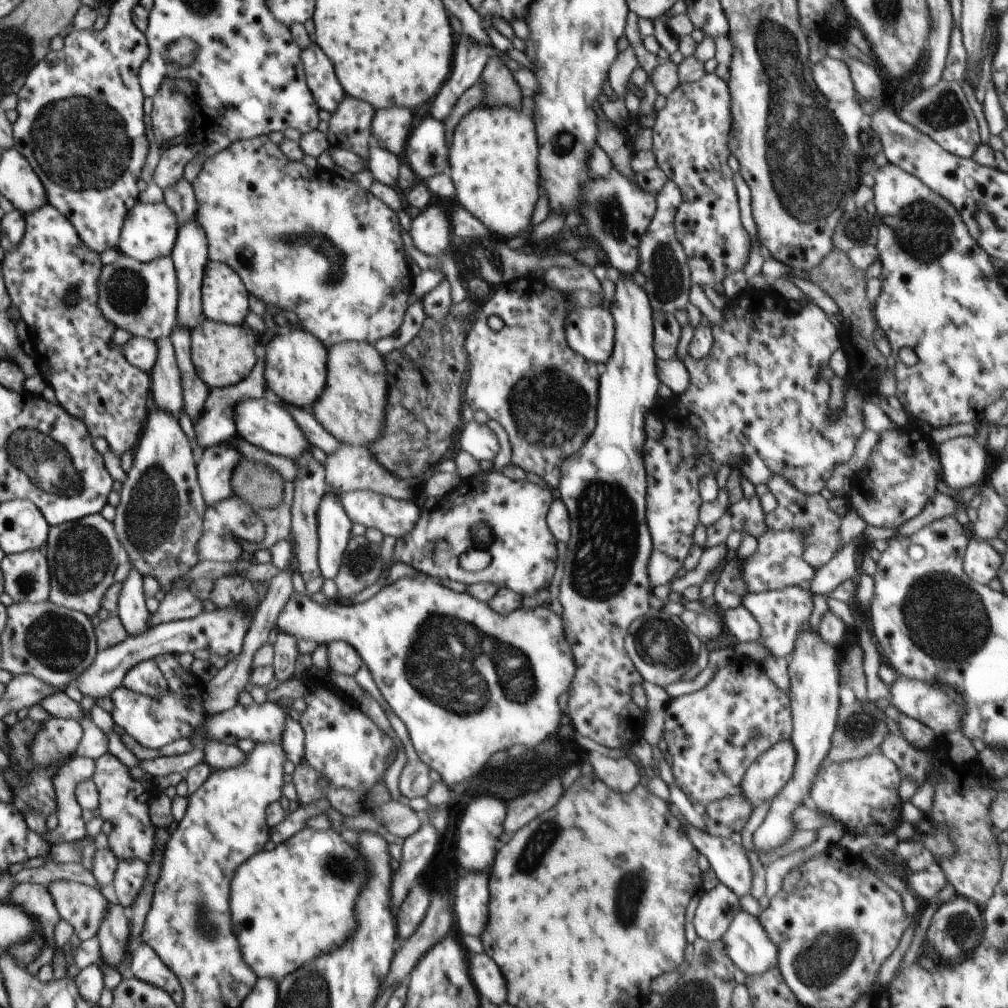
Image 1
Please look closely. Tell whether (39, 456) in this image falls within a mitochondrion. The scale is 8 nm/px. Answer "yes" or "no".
yes

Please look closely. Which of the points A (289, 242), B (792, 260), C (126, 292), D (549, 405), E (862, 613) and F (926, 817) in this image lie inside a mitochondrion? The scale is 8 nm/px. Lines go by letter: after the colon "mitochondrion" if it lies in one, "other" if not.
A: mitochondrion
B: other
C: mitochondrion
D: mitochondrion
E: other
F: other

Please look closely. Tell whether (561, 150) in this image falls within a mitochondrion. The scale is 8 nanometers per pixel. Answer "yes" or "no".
no

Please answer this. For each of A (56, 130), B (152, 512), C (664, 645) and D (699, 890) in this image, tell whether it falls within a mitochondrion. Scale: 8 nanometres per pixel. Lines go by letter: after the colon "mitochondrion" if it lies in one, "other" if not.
A: mitochondrion
B: mitochondrion
C: mitochondrion
D: other

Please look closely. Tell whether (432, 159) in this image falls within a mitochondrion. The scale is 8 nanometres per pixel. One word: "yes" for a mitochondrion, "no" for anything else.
no

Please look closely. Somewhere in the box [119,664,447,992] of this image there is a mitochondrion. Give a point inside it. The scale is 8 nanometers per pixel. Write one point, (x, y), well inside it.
(207, 925)

